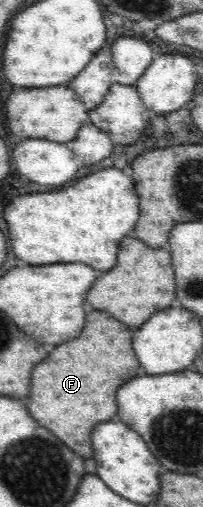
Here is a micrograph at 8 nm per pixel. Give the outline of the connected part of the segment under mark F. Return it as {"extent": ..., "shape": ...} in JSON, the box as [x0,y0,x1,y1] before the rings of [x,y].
{"extent":[27,312,143,458],"shape":[[[91,312],[85,316],[85,326],[79,338],[57,346],[41,364],[37,364],[31,372],[31,392],[27,398],[29,414],[47,430],[51,430],[61,442],[65,442],[77,456],[91,458],[91,432],[93,426],[99,422],[111,420],[111,416],[117,412],[115,404],[115,392],[117,388],[133,378],[133,376],[143,376],[141,366],[133,354],[131,348],[131,332],[125,324],[117,322],[111,318],[107,312]]]}

